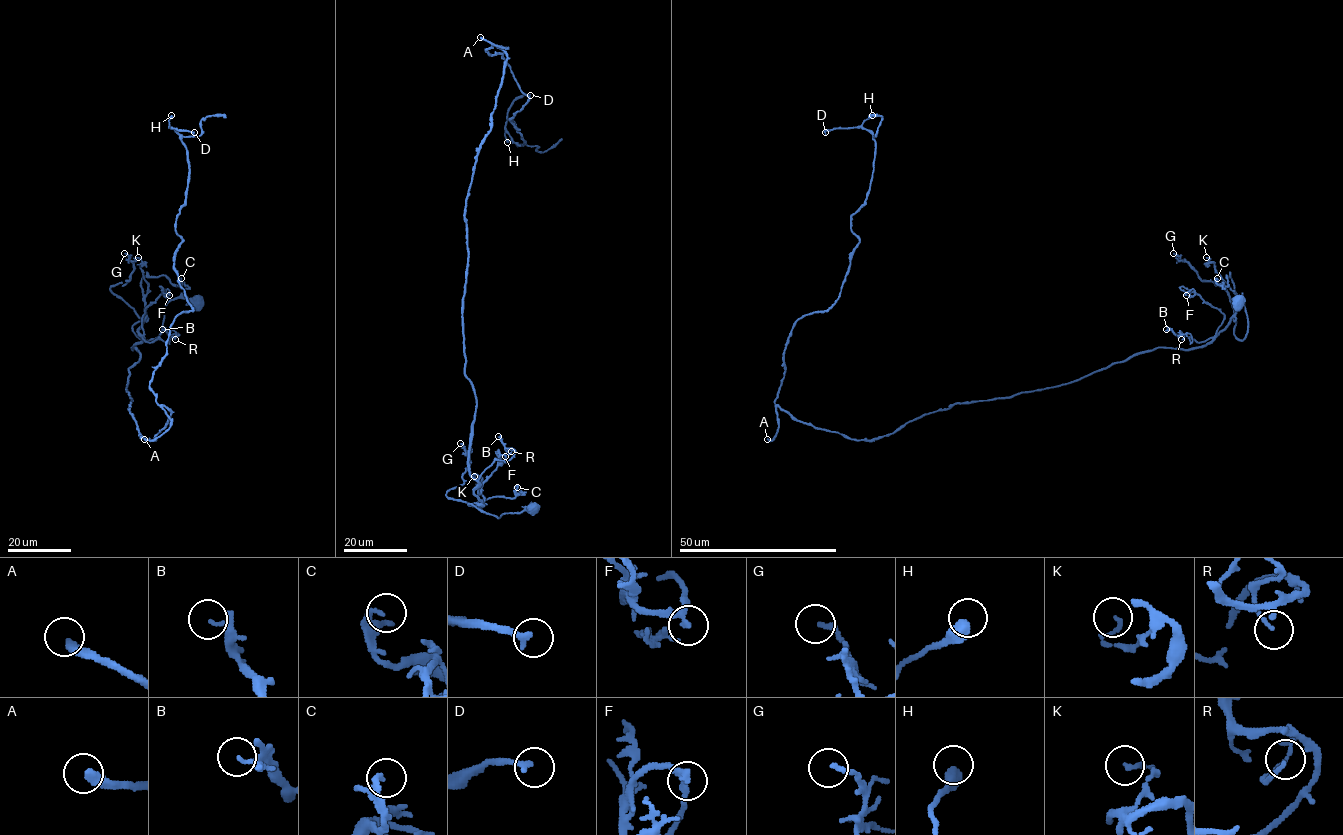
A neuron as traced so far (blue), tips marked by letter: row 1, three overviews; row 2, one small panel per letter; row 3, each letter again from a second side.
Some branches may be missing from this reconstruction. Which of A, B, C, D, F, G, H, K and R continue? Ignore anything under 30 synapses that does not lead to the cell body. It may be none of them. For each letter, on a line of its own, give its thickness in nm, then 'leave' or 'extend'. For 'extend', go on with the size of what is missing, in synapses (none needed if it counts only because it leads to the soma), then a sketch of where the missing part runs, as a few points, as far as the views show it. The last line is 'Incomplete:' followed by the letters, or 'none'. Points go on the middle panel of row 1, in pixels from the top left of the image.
A: 340 nm thick; extend; about 200 synapses
B: 190 nm thick; leave
C: 160 nm thick; leave
D: 200 nm thick; extend; about 35 synapses; missing branch runs (530, 95), (541, 95), (556, 116), (554, 111), (547, 113)
F: 190 nm thick; leave
G: 160 nm thick; leave
H: 480 nm thick; leave
K: 140 nm thick; leave
R: 130 nm thick; leave
Incomplete: A, D

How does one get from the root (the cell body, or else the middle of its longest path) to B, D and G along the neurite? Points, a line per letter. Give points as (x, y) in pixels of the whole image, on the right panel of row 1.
B: (1238, 304), (1243, 298), (1248, 319), (1242, 340), (1234, 335), (1234, 317), (1201, 342), (1166, 329)
D: (1238, 304), (1242, 340), (870, 440), (796, 421), (787, 337), (838, 297), (873, 170), (869, 132), (825, 132)
G: (1238, 304), (1243, 298), (1248, 319), (1242, 340), (1234, 335), (1226, 291), (1204, 281), (1173, 253)

